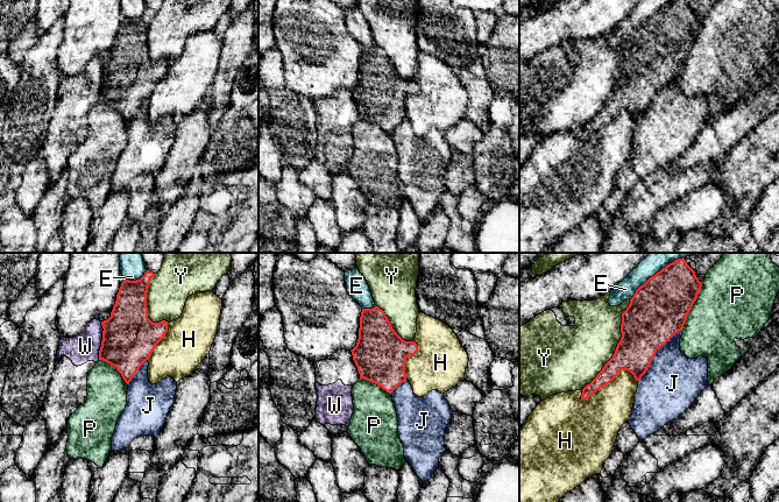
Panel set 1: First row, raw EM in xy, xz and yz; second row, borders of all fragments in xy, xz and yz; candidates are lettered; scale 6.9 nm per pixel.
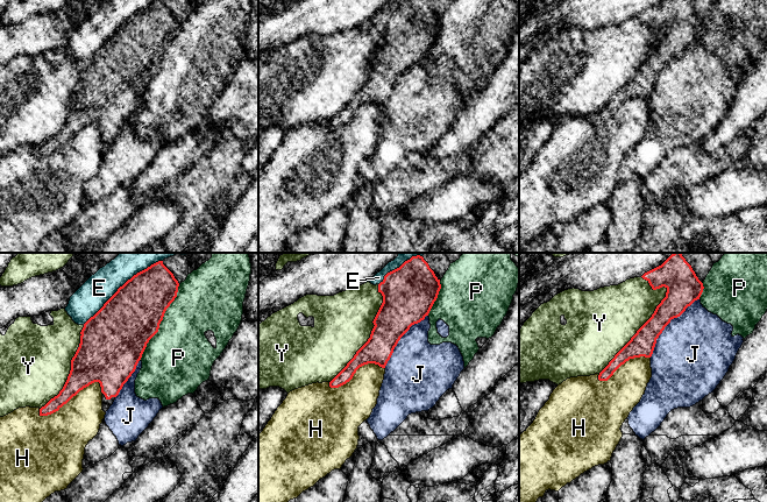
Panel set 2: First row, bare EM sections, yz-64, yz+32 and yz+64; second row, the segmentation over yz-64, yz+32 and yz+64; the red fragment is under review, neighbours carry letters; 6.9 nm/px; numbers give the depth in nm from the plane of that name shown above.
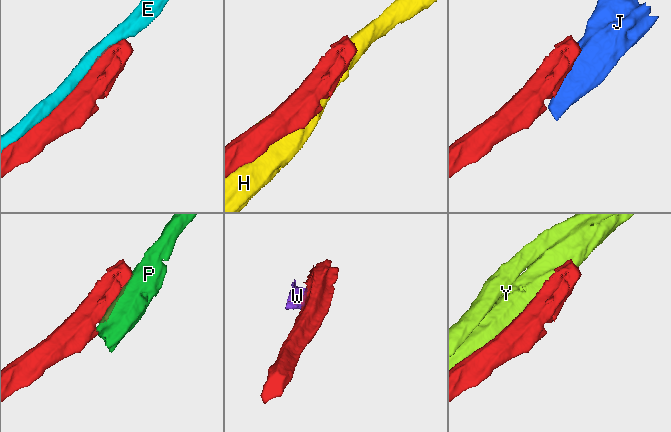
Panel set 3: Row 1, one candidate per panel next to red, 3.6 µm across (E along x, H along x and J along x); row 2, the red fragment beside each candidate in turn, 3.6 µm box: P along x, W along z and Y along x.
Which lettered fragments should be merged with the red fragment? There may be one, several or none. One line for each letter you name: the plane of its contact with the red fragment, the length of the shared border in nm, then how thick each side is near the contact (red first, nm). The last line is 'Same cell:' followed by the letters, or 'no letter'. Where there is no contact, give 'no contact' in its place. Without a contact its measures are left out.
Same cell: no letter

